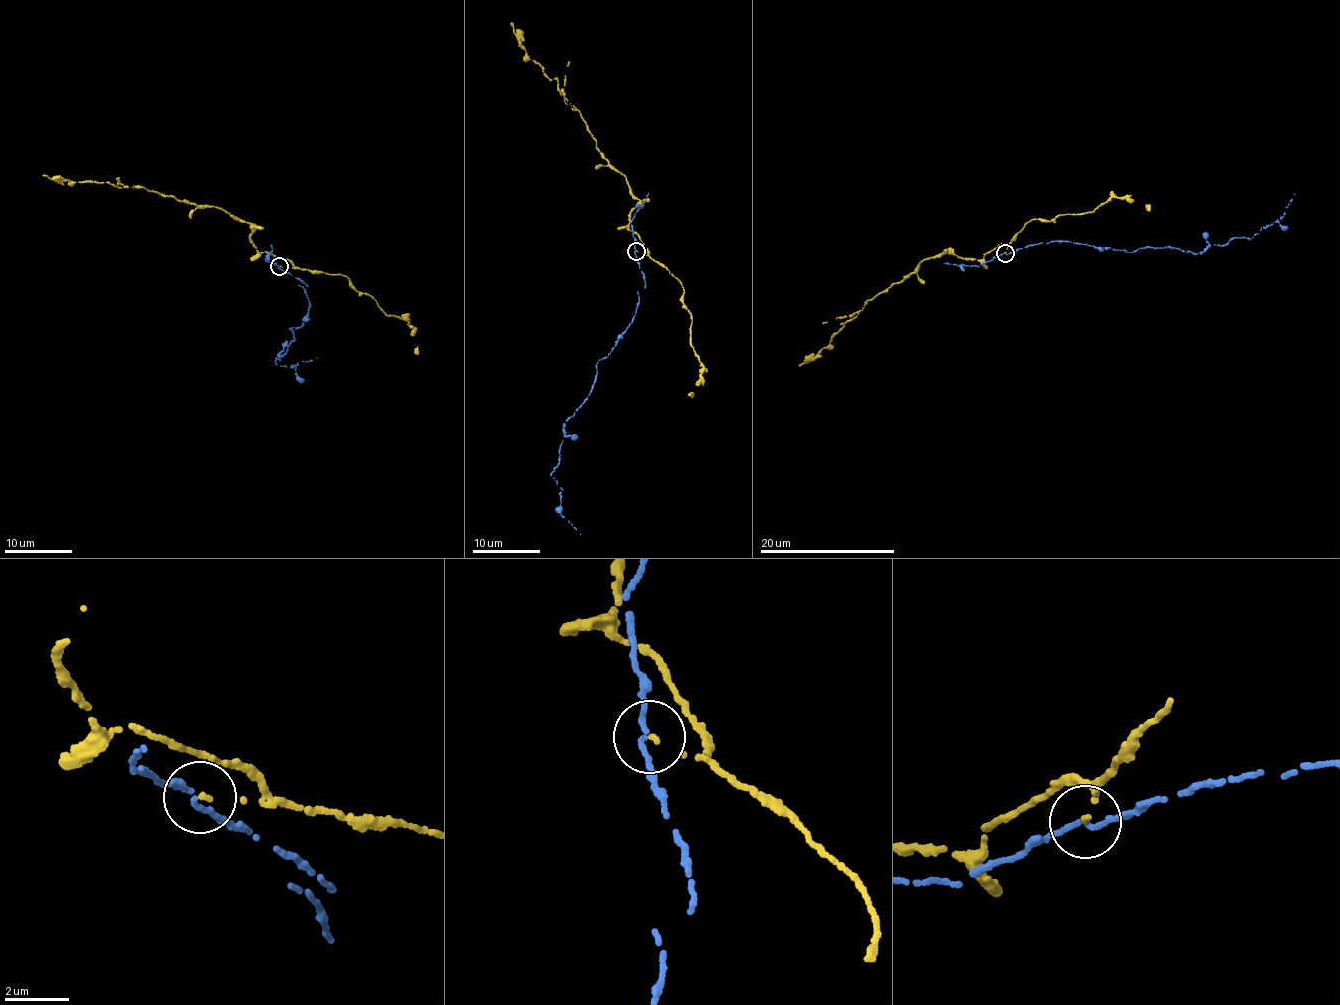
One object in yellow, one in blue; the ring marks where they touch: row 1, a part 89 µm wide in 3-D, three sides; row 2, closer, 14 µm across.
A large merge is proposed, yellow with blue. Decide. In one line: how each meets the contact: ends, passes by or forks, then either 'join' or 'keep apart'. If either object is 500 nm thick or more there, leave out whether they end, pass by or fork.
yellow ends; blue passes by; keep apart

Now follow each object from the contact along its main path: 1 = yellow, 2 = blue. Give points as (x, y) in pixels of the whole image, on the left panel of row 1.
1: (279, 267), (292, 265), (260, 254), (249, 237), (250, 223), (221, 208), (121, 183), (73, 182), (42, 175)
2: (279, 267), (307, 286), (299, 284), (310, 307), (302, 327), (290, 328), (296, 339), (276, 362), (316, 359)

